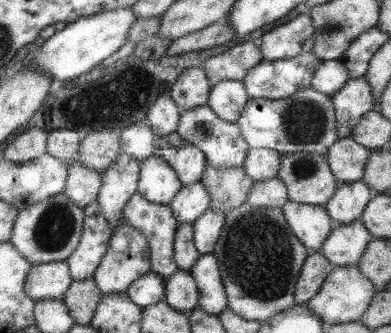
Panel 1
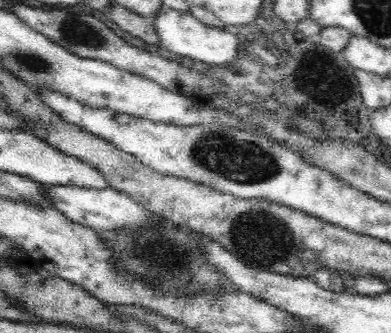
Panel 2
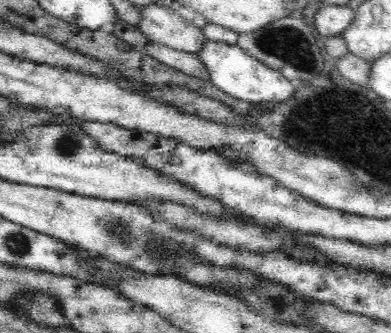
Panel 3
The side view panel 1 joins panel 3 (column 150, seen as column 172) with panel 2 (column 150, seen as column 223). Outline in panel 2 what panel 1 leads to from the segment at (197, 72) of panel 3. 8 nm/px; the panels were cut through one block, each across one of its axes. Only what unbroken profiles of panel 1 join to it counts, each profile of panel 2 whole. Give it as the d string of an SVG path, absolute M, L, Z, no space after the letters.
M112 2L112 4L108 6L108 14L110 14L112 26L114 26L116 30L122 28L122 30L126 30L128 34L132 34L132 36L136 36L136 38L140 38L140 40L144 40L144 42L150 42L150 44L158 44L158 46L160 46L156 28L154 28L154 24L150 22L150 18L138 16L136 12L132 12L132 10L116 4L116 2Z

